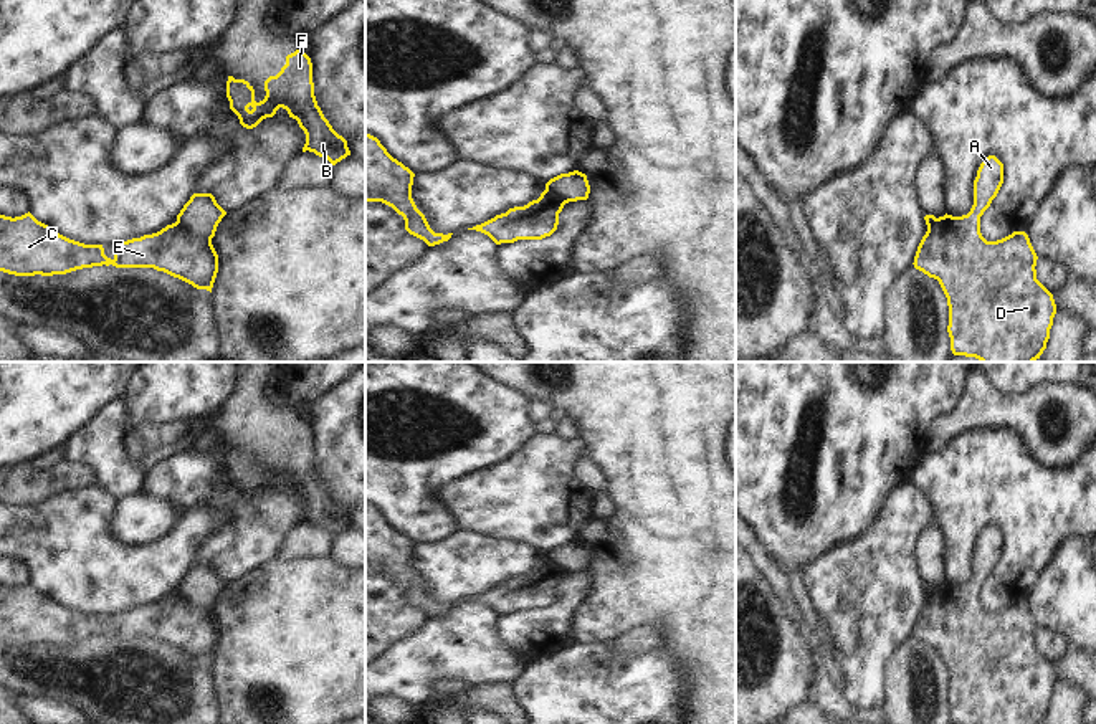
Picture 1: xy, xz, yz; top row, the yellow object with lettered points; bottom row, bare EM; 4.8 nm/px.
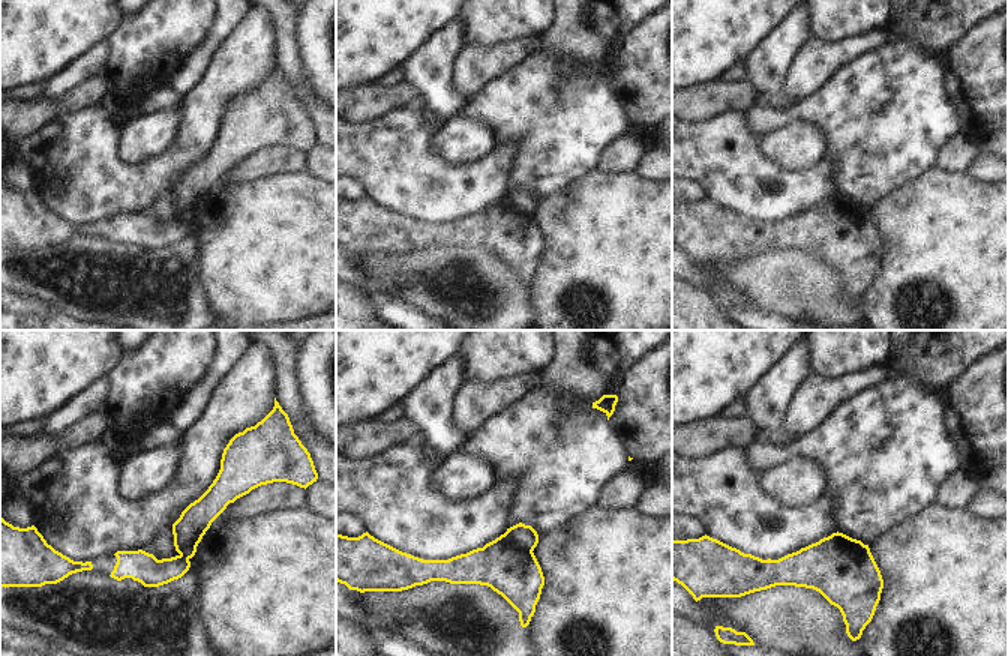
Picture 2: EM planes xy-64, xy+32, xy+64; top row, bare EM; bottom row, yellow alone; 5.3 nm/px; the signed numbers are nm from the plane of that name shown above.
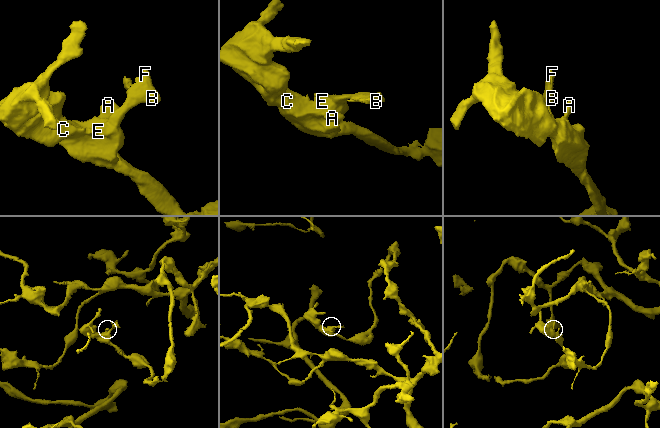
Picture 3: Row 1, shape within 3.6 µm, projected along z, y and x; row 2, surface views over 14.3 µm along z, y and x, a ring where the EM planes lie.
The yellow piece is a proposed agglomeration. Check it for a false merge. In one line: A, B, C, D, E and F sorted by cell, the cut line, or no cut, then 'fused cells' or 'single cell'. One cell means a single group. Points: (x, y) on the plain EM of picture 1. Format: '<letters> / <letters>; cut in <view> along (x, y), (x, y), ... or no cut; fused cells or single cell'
A C D E / B F; cut in xy along (177, 590), (192, 605), (210, 610); fused cells

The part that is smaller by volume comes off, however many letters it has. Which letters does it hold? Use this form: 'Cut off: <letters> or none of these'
Cut off: B, F.

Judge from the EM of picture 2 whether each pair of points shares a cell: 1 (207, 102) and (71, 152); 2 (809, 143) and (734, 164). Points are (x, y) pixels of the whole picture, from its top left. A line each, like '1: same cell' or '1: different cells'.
1: same cell
2: different cells

